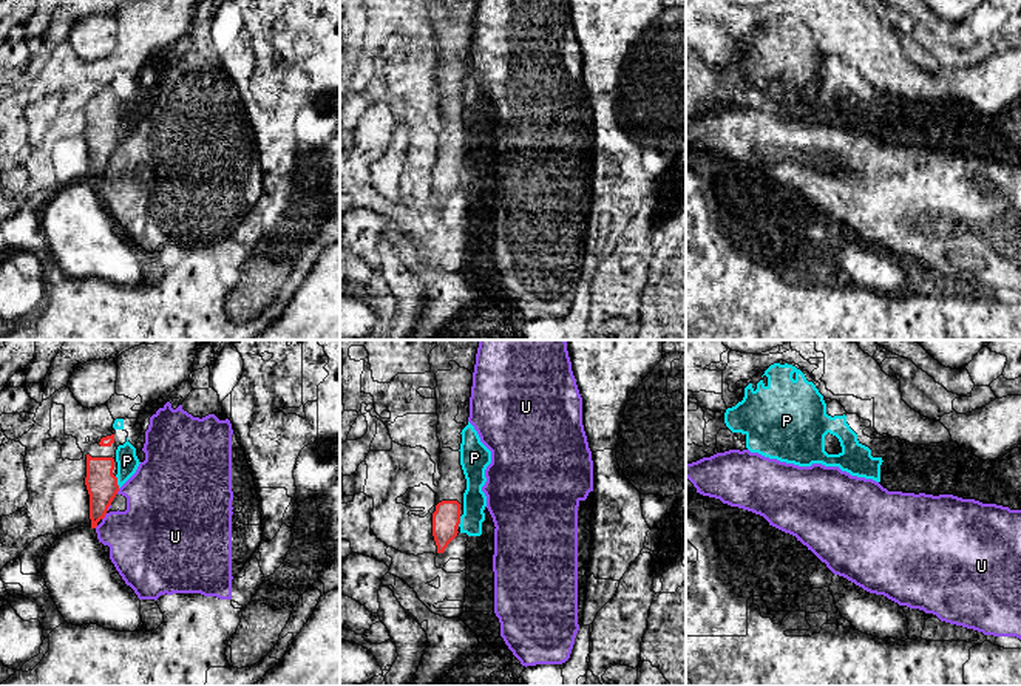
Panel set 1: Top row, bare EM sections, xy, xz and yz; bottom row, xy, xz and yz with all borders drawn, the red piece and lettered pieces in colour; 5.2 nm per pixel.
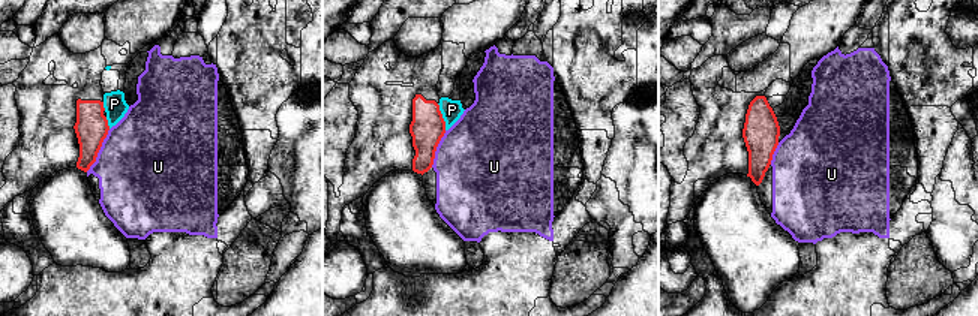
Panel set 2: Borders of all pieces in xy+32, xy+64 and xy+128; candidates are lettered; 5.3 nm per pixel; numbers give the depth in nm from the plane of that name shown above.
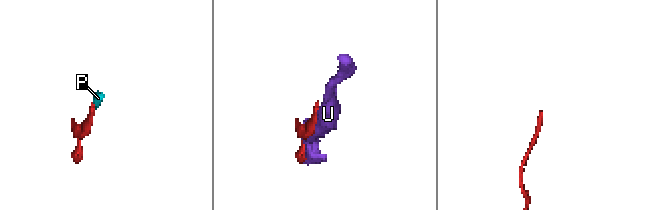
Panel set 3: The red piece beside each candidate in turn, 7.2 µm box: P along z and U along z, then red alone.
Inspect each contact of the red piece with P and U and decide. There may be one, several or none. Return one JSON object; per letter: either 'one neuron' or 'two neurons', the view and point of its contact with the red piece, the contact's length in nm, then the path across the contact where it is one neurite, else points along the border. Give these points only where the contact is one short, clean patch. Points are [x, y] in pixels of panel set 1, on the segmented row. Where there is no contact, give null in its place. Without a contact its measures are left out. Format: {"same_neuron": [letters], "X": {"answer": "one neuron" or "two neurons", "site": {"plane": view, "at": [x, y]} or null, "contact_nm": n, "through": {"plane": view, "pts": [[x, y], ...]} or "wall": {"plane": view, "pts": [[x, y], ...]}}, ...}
{"same_neuron": ["P"], "P": {"answer": "one neuron", "site": {"plane": "xy", "at": [116, 482]}, "contact_nm": 70, "through": {"plane": "xy", "pts": [[102, 487], [116, 482], [122, 476], [127, 461]]}}, "U": {"answer": "two neurons", "site": {"plane": "xy", "at": [104, 516]}, "contact_nm": 50}}

